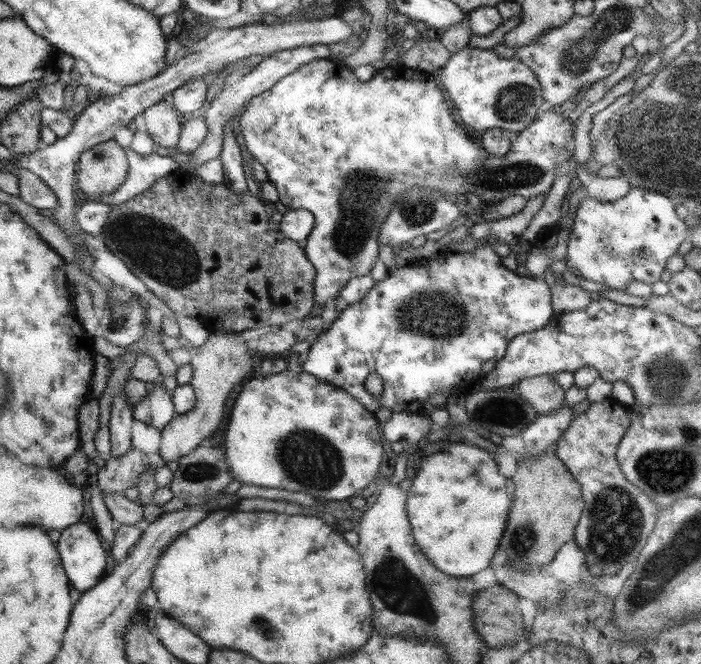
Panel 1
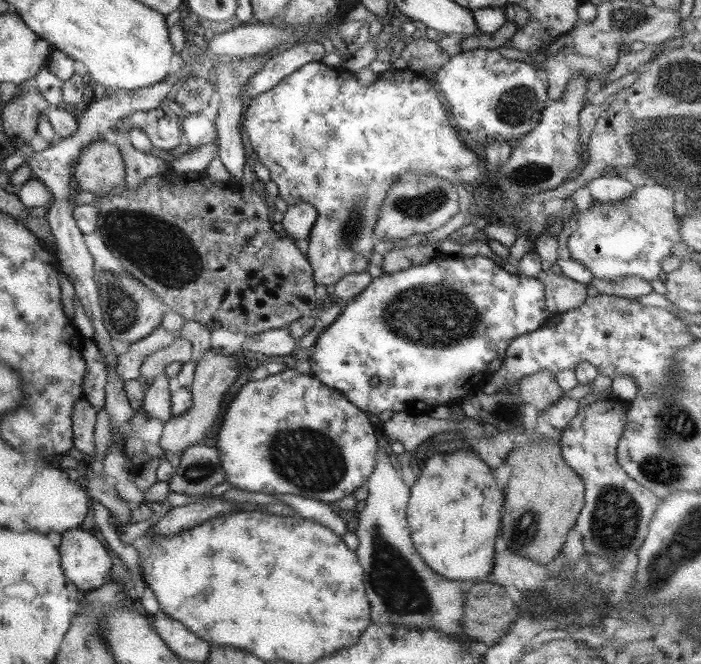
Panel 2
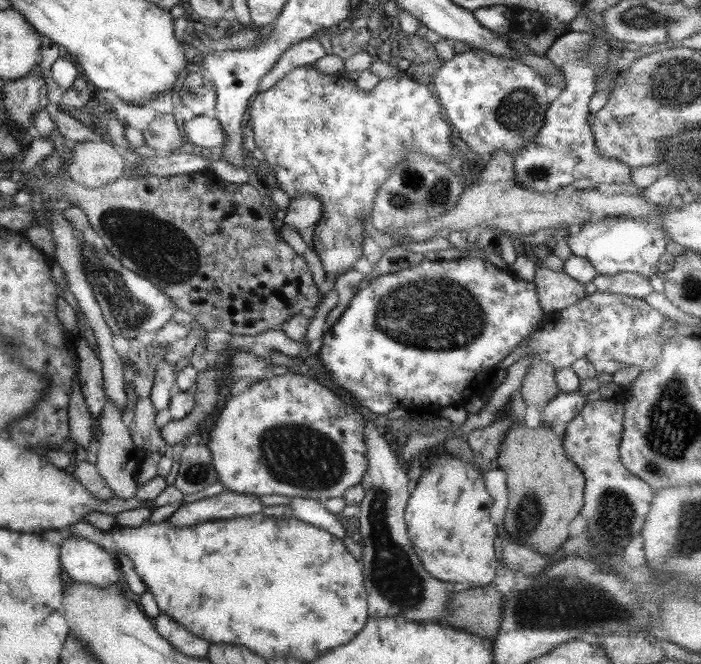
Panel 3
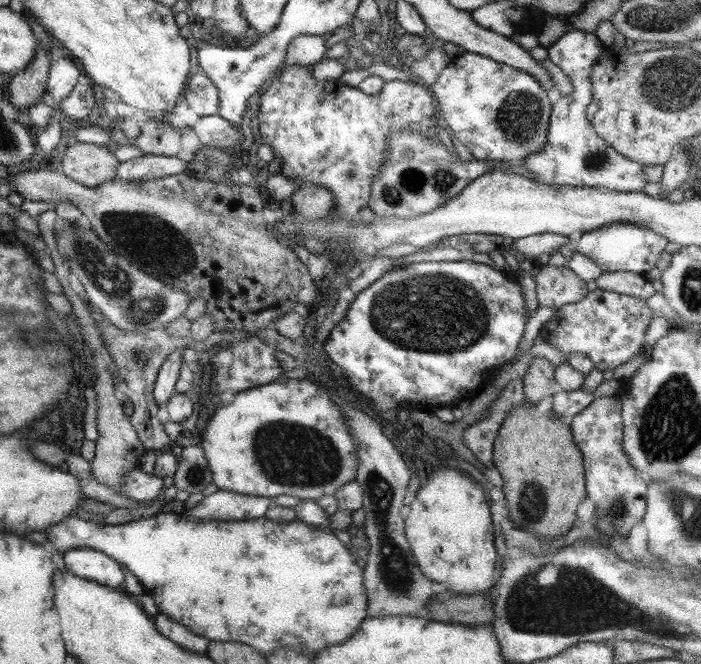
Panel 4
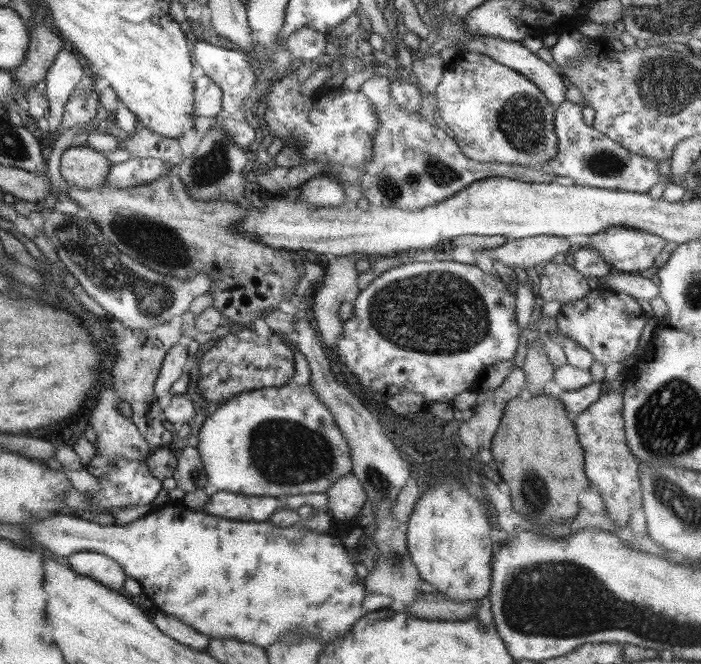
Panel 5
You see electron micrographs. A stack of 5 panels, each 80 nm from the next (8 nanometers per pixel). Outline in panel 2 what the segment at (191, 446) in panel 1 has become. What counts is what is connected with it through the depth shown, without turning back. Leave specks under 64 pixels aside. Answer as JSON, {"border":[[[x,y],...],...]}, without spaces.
{"border":[[[207,347],[204,353],[193,363],[195,368],[192,383],[189,386],[192,394],[192,405],[187,409],[187,412],[174,417],[171,416],[163,423],[162,433],[157,445],[163,450],[165,455],[171,452],[182,452],[188,446],[195,444],[195,442],[202,441],[205,432],[215,424],[223,394],[228,392],[231,384],[239,378],[237,360],[223,348],[214,349]]]}

